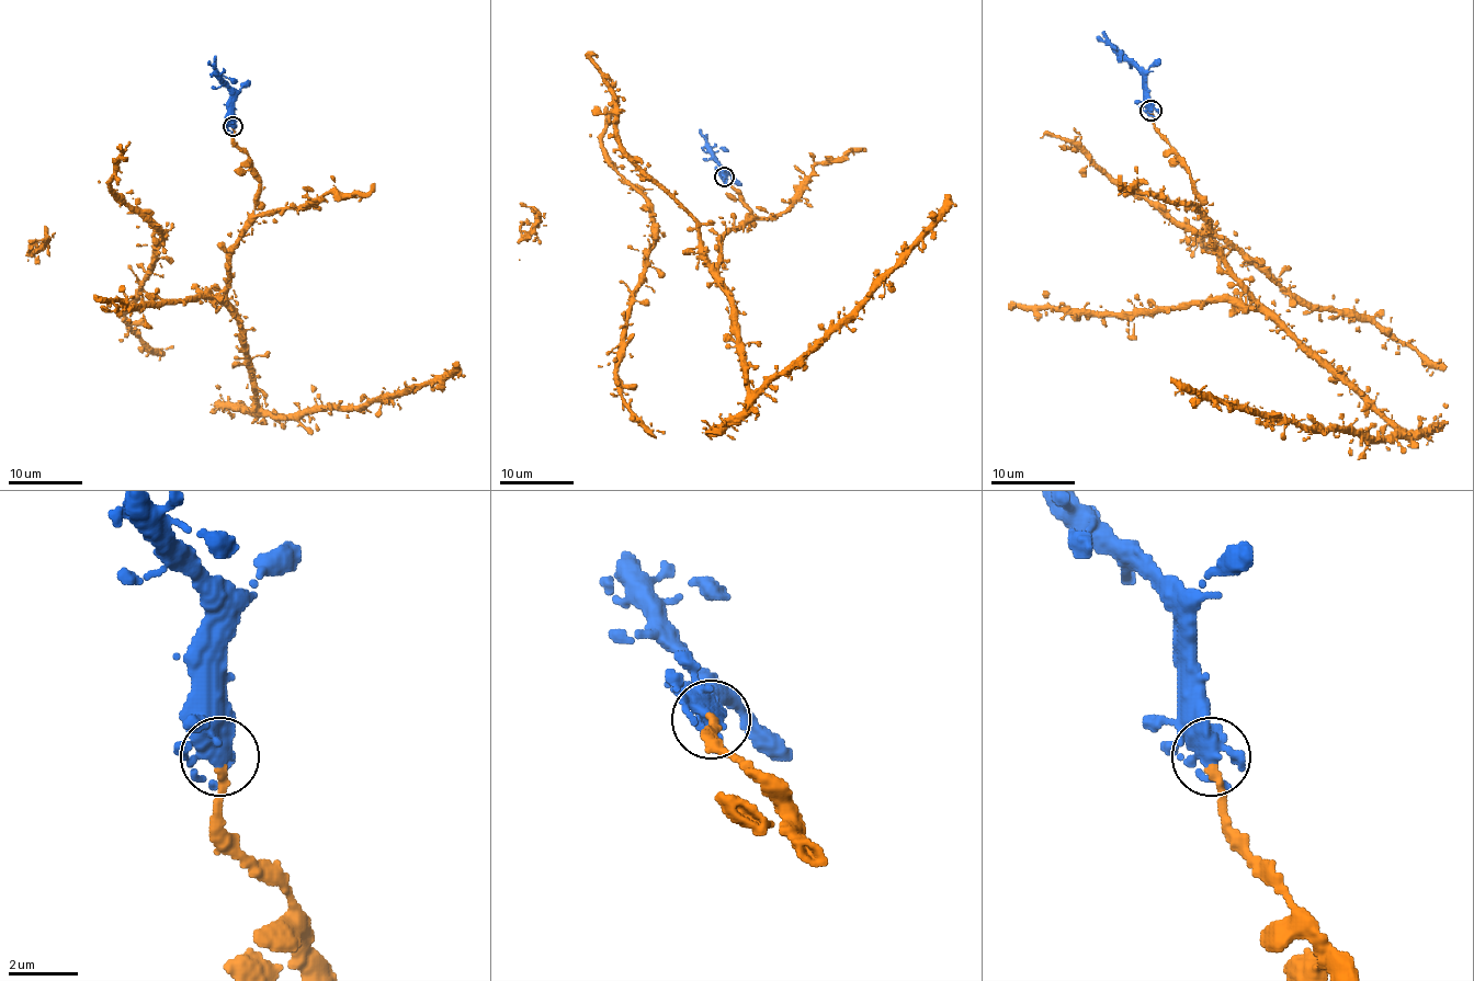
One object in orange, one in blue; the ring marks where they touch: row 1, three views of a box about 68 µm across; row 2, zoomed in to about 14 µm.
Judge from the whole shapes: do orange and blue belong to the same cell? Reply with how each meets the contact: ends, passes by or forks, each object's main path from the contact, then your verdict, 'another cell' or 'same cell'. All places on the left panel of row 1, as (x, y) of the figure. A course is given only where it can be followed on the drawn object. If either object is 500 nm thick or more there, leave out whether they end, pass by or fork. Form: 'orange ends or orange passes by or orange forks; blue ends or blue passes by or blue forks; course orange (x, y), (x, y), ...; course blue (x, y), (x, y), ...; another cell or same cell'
orange ends; blue forks; course orange (233, 126), (259, 187), (230, 257), (227, 308), (260, 407), (281, 415), (358, 409), (438, 383), (457, 362); course blue (233, 126), (233, 94), (208, 61); same cell

